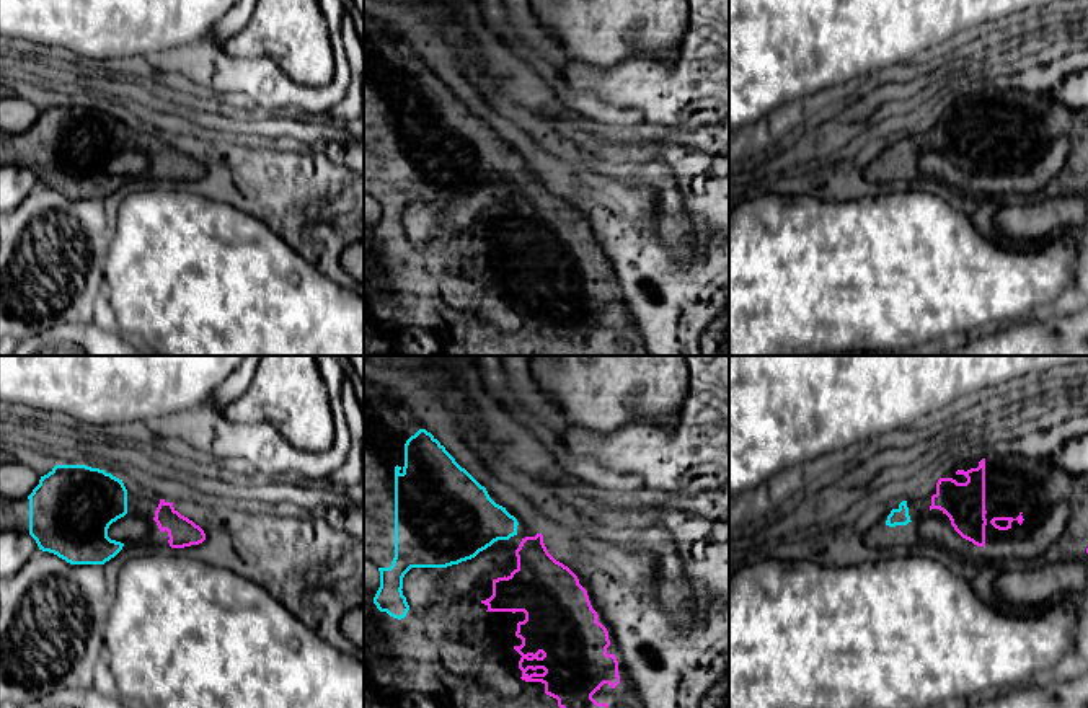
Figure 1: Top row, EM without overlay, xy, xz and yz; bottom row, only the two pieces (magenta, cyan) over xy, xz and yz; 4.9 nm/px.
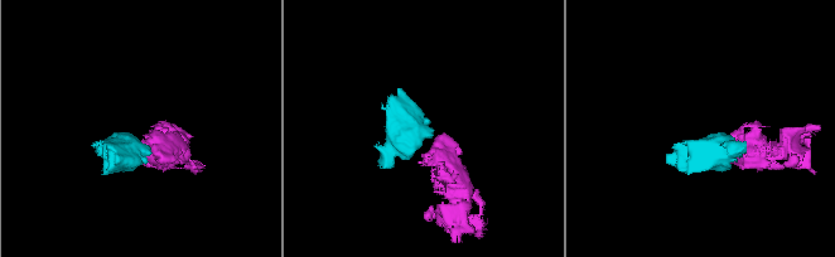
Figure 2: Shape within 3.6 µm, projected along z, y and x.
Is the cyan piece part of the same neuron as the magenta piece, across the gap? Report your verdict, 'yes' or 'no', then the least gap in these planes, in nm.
yes | 40 nm

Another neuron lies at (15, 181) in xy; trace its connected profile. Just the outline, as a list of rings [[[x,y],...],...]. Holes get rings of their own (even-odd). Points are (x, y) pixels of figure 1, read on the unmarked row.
[[[0,166],[0,214],[16,209],[38,184],[26,166]]]

